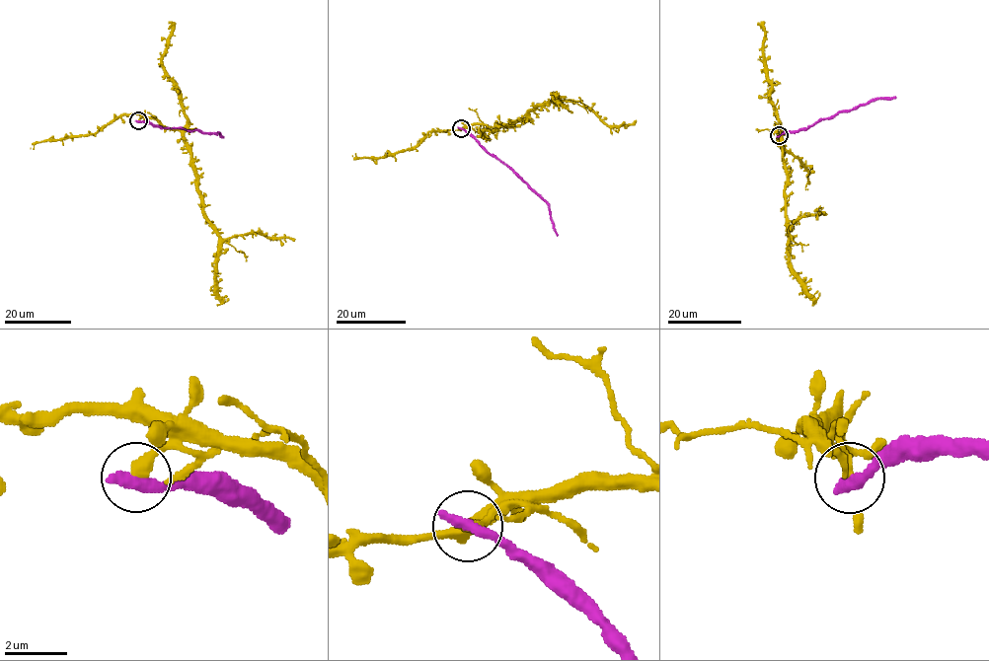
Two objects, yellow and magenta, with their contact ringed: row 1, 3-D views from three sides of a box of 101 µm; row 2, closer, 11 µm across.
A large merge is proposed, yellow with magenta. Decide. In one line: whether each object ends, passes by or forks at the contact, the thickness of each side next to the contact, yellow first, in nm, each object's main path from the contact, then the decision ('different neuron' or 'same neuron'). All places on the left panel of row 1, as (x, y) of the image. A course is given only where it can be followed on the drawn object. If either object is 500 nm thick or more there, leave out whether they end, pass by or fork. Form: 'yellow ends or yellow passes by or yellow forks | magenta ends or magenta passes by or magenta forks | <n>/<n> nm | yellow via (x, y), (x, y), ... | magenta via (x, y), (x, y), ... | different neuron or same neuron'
yellow ends | magenta ends | 360/440 nm | yellow via (138, 120), (157, 118), (182, 133), (195, 175), (202, 215), (223, 239), (251, 233), (295, 239) | magenta via (138, 120), (165, 127), (220, 133), (223, 137) | different neuron

